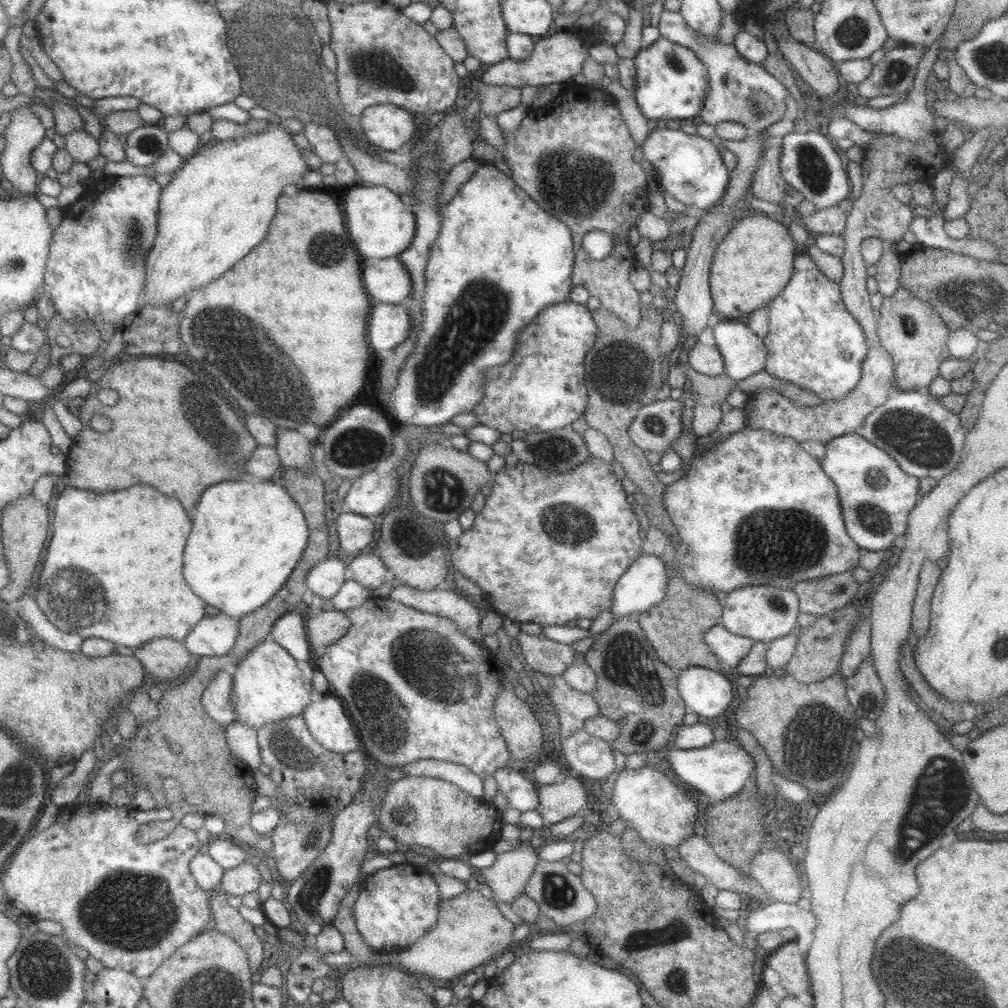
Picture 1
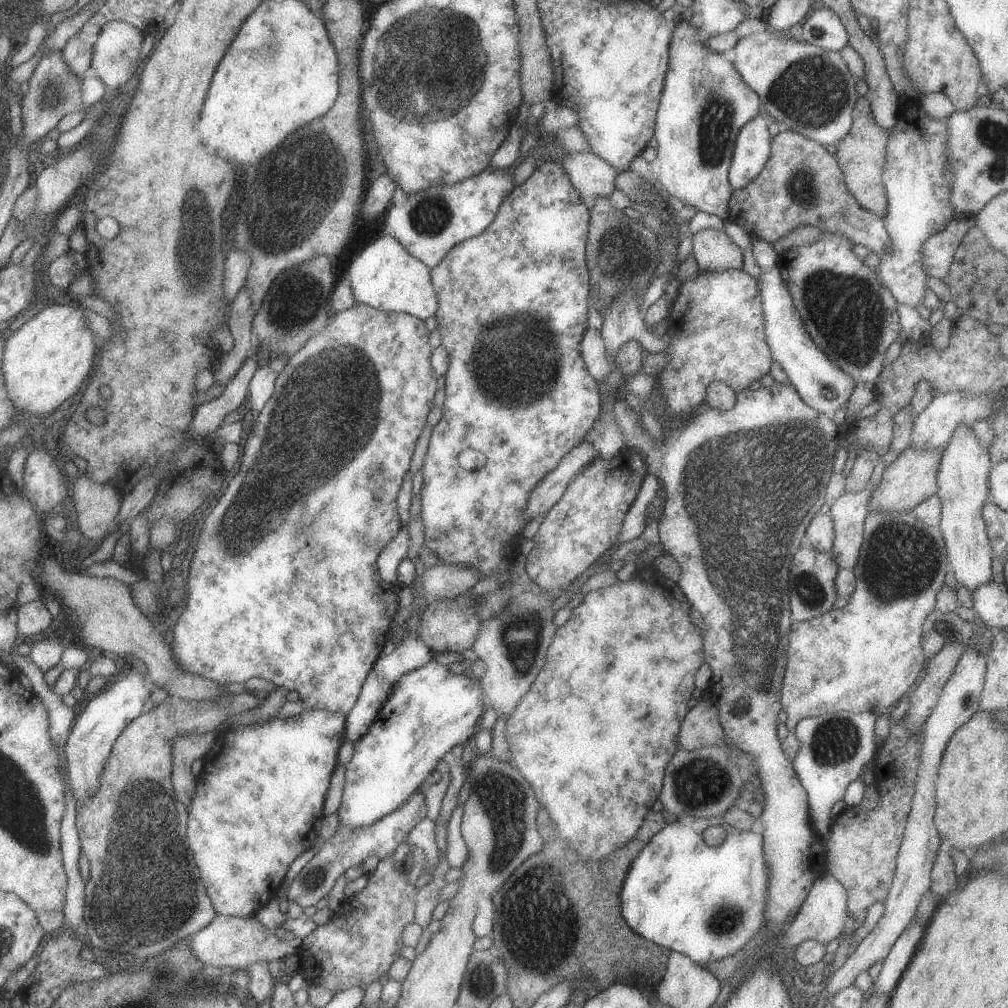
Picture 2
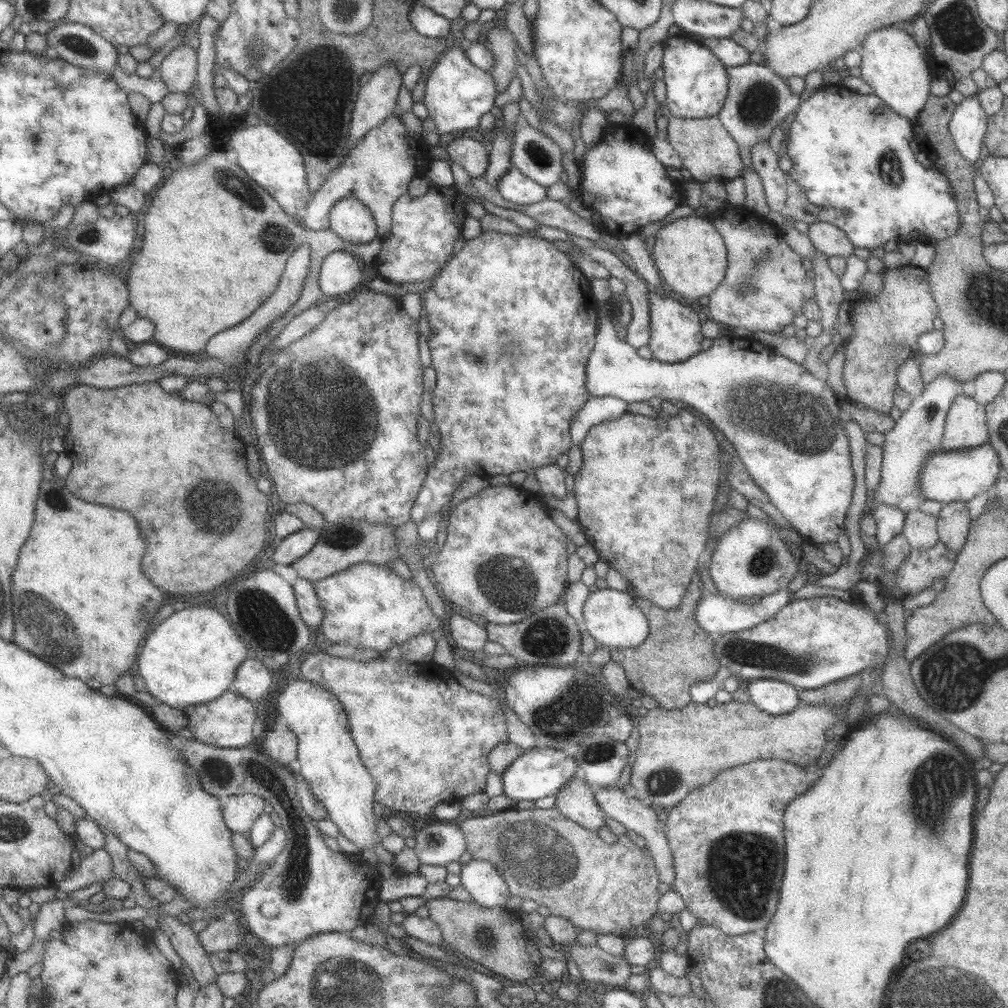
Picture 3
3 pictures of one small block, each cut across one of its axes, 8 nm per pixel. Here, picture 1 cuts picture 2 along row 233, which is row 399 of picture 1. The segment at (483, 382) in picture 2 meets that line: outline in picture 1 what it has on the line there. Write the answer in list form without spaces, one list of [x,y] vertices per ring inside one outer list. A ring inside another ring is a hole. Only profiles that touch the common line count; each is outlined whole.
[[[572,300],[548,306],[530,326],[520,334],[520,346],[516,348],[516,358],[510,364],[494,366],[486,374],[486,396],[474,410],[481,424],[512,434],[516,430],[526,433],[549,432],[572,426],[587,414],[589,388],[587,358],[595,346],[599,328],[592,320],[588,306]]]

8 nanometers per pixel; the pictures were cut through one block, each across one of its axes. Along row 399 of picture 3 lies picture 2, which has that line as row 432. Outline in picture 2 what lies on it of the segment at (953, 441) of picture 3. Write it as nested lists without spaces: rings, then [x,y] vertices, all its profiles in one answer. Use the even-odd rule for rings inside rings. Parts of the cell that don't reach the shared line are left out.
[[[960,424],[941,453],[937,495],[941,500],[942,514],[938,527],[942,531],[951,570],[958,584],[972,593],[980,584],[993,580],[993,552],[982,514],[984,504],[992,496],[989,474],[993,463],[989,451],[980,446],[980,440],[970,425]]]

